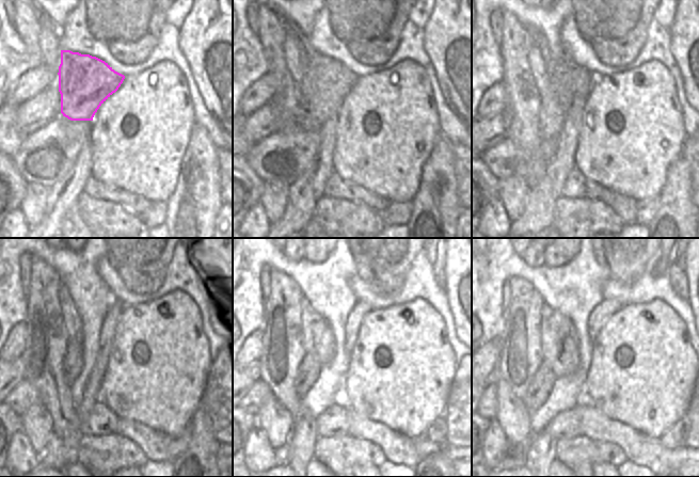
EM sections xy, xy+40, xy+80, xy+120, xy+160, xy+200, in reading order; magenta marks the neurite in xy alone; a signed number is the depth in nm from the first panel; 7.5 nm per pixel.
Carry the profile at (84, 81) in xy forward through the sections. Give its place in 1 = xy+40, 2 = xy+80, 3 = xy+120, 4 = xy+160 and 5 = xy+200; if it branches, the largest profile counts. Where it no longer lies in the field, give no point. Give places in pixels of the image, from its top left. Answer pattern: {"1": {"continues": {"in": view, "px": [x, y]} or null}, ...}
{"1": {"continues": {"in": "xy+40", "px": [326, 82]}}, "2": {"continues": {"in": "xy+80", "px": [567, 79]}}, "3": {"continues": {"in": "xy+120", "px": [73, 361]}}, "4": {"continues": {"in": "xy+160", "px": [308, 370]}}, "5": {"continues": {"in": "xy+200", "px": [543, 380]}}}

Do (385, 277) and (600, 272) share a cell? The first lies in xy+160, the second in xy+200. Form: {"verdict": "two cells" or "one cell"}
{"verdict": "two cells"}

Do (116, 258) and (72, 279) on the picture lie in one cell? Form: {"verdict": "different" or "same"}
{"verdict": "different"}

